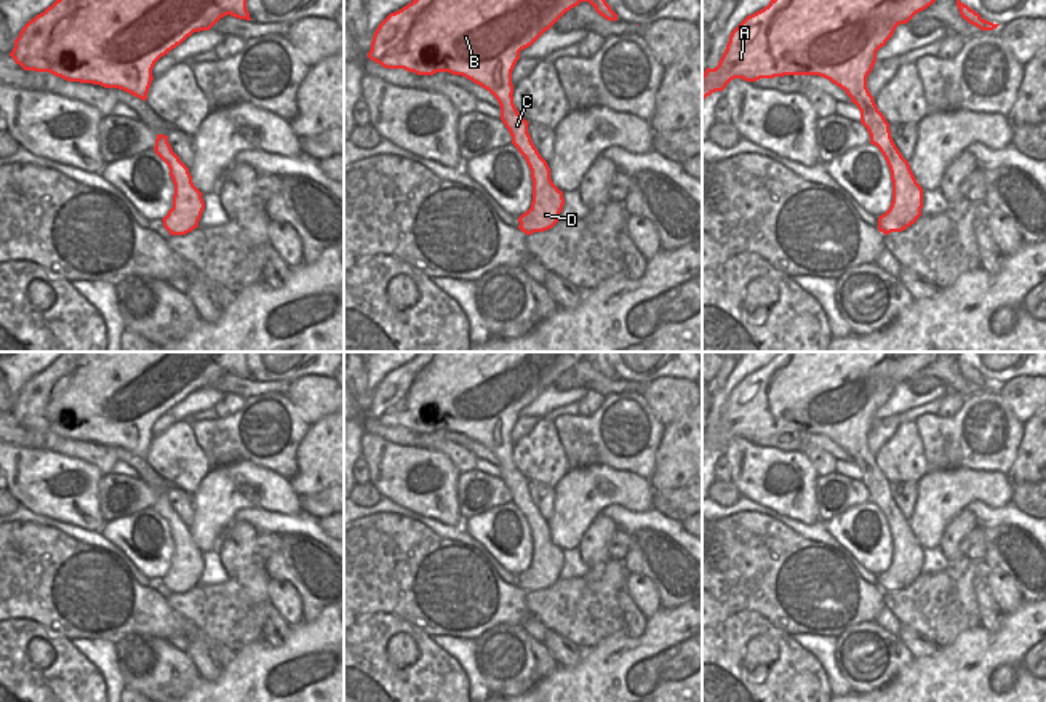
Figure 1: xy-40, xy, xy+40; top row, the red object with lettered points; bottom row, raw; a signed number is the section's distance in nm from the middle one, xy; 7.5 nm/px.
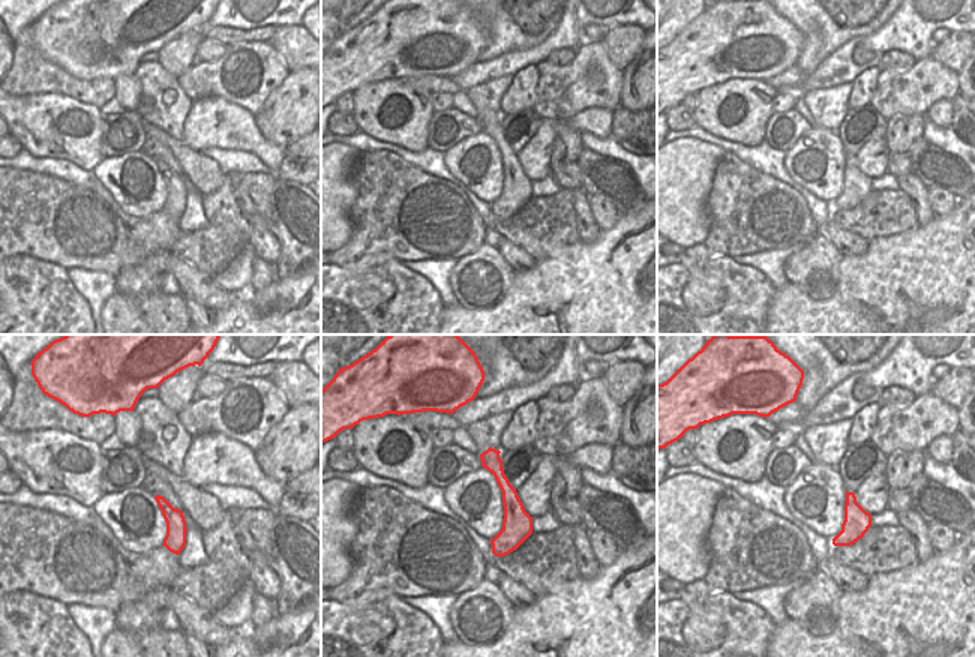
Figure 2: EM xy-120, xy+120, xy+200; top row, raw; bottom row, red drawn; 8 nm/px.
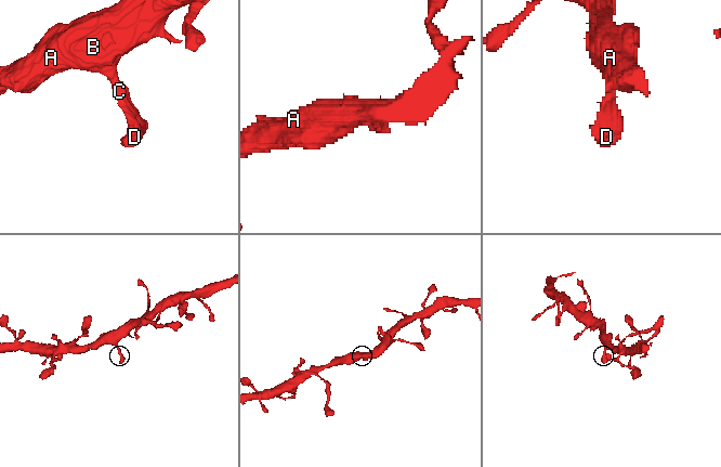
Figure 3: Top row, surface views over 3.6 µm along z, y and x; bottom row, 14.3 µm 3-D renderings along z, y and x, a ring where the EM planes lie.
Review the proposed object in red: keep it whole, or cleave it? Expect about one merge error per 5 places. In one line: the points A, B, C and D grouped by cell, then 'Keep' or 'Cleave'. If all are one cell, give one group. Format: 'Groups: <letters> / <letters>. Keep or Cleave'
Groups: A B C D. Keep

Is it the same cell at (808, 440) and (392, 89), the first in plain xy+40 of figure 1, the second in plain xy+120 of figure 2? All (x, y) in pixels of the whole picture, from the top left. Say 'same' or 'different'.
different

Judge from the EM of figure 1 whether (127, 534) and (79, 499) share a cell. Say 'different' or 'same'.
different

